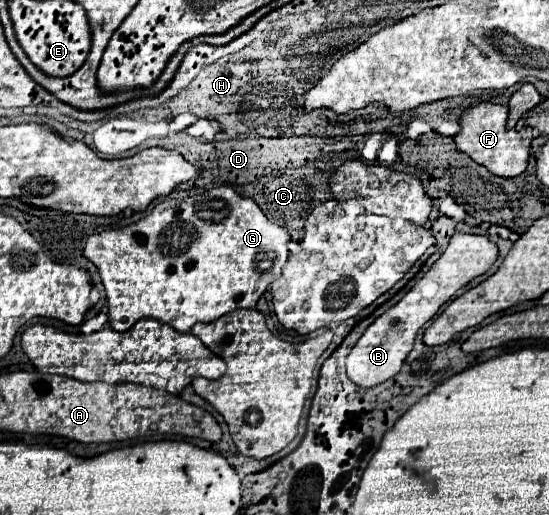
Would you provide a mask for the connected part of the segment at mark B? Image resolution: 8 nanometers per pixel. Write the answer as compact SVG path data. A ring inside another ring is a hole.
M454 233L450 237L446 251L430 267L430 271L394 307L382 313L352 347L350 355L346 357L348 379L360 387L374 387L378 383L392 379L400 371L408 353L412 351L420 327L426 321L430 321L438 313L438 309L456 295L458 289L462 289L474 277L484 275L494 265L496 259L498 259L498 247L488 237Z

